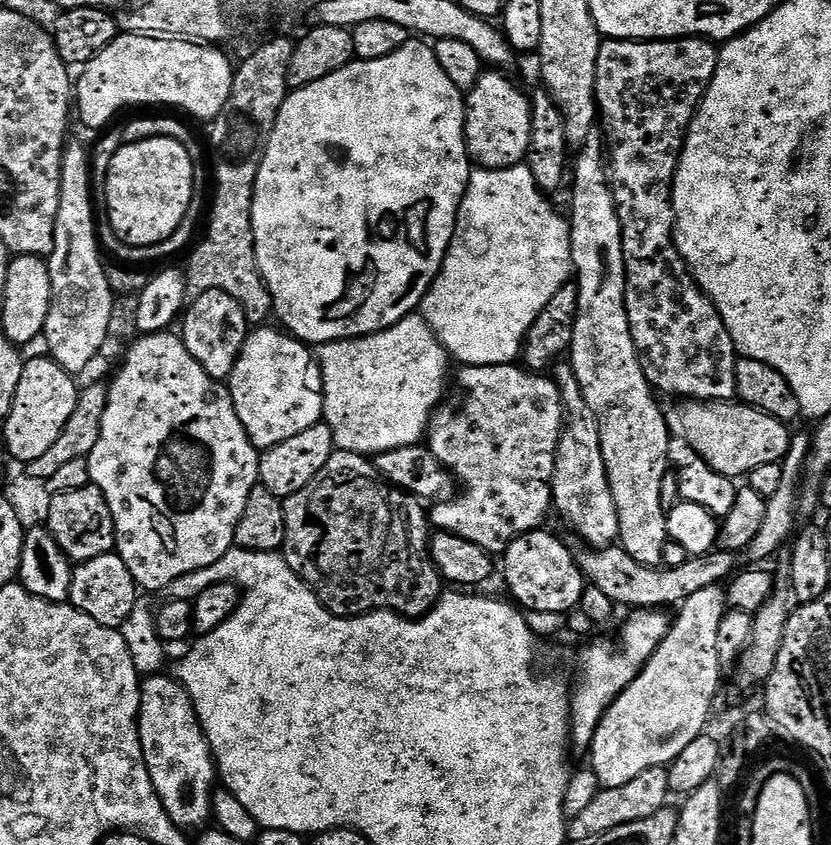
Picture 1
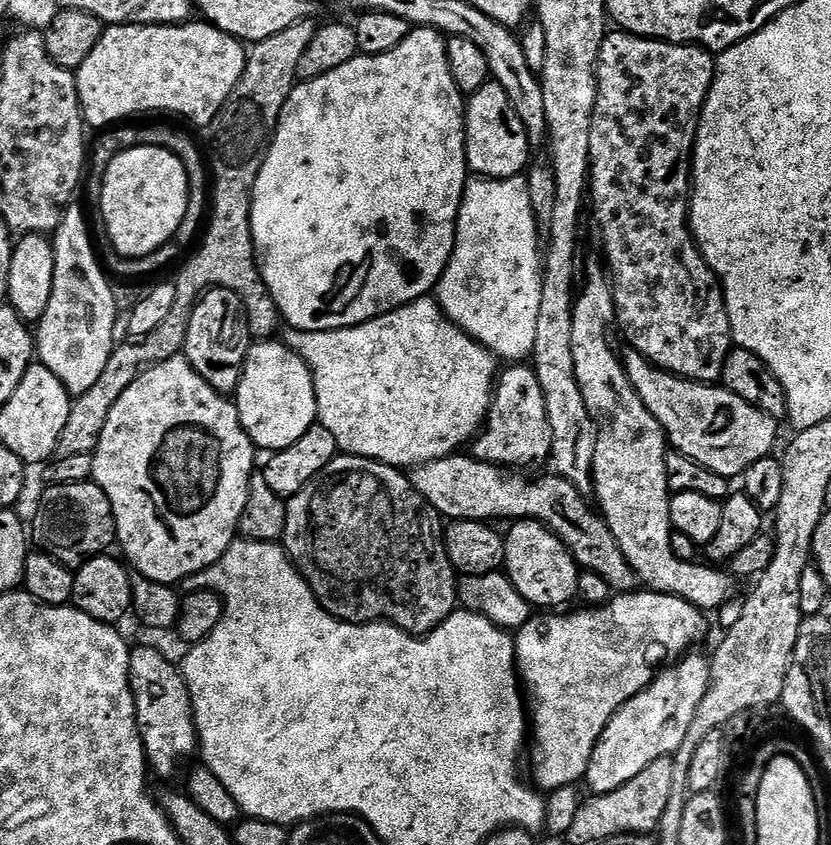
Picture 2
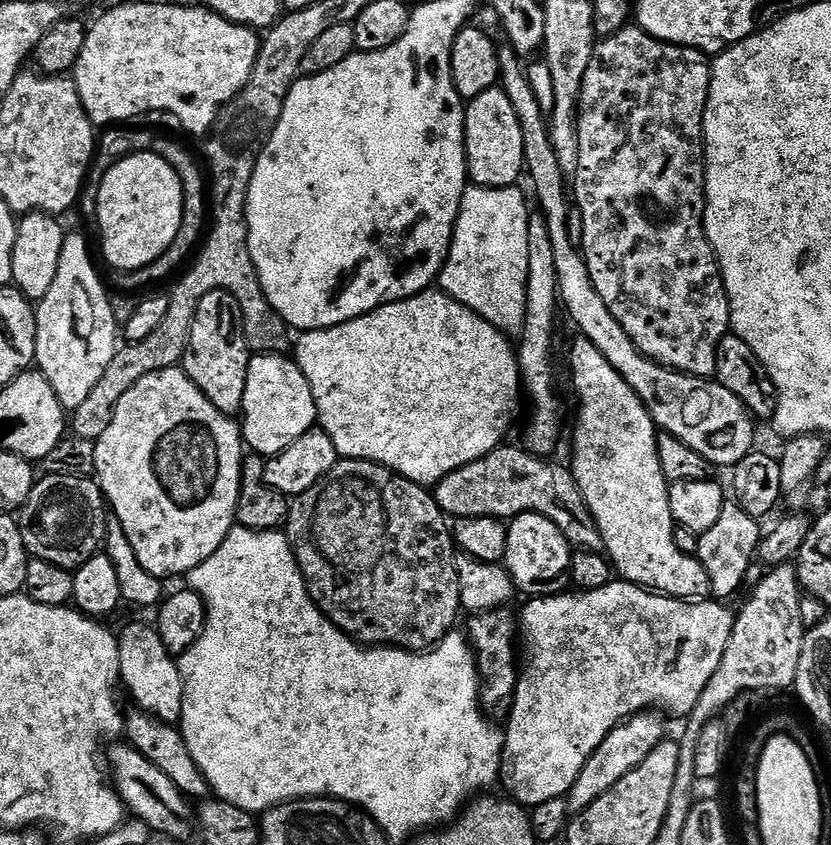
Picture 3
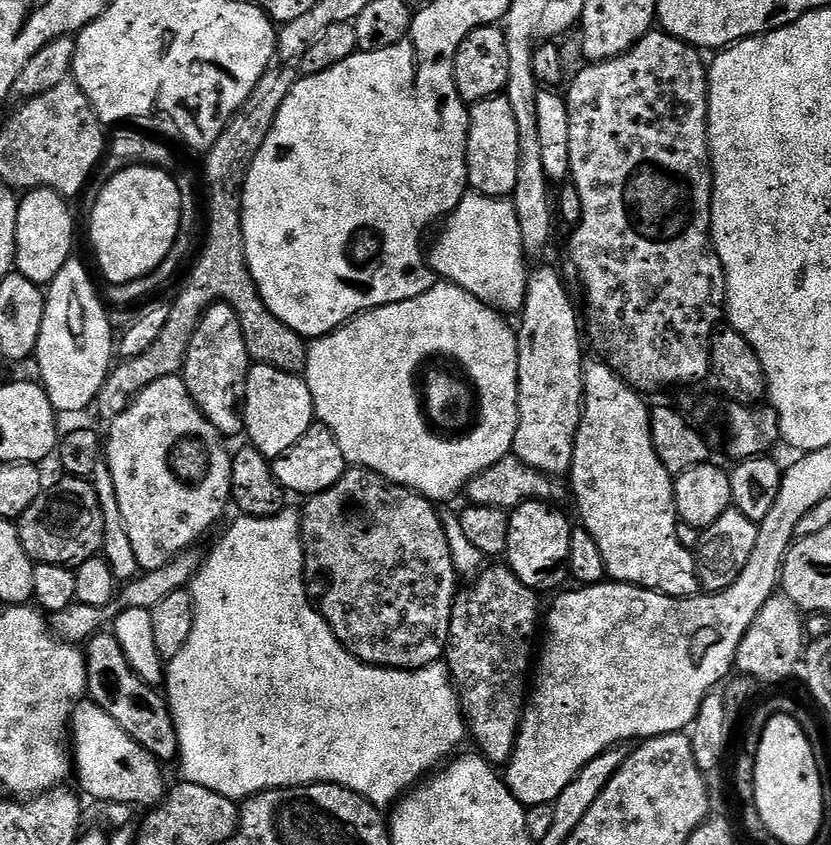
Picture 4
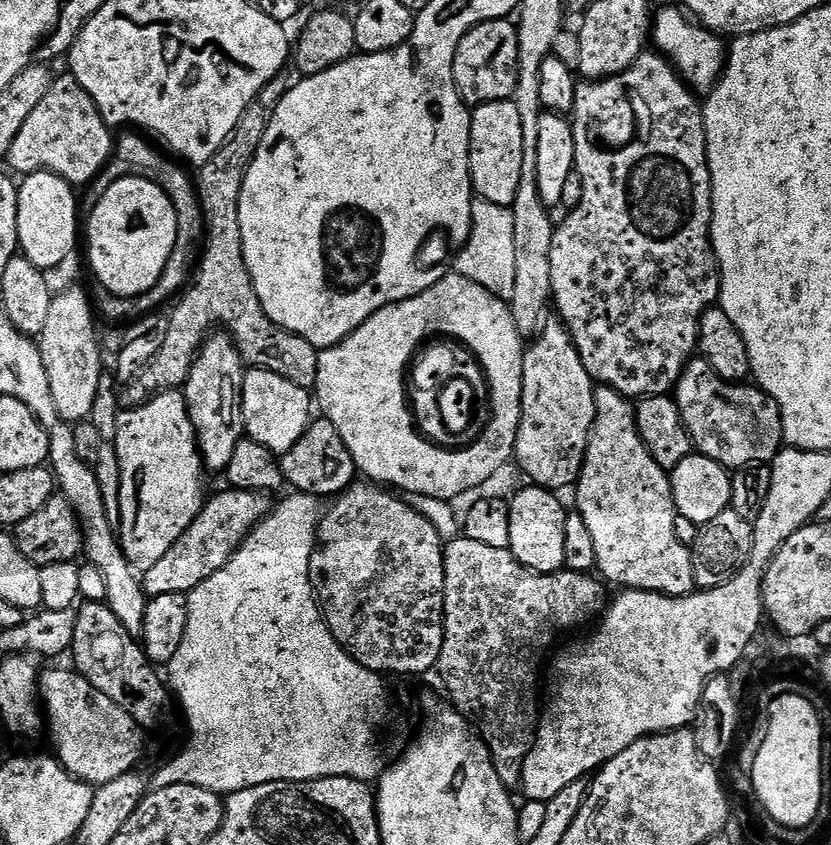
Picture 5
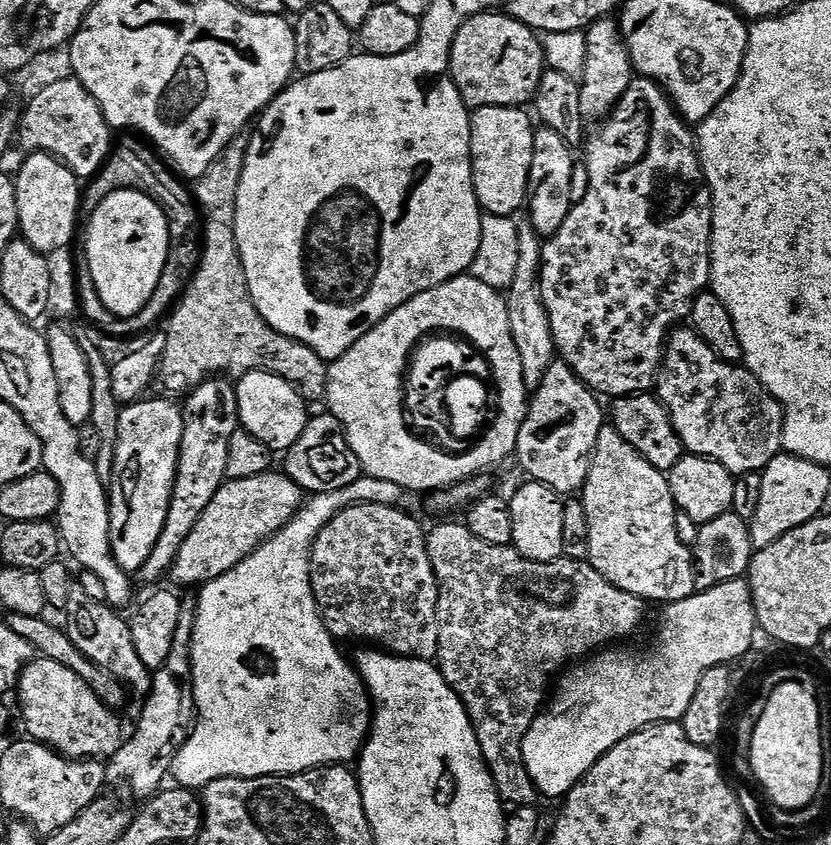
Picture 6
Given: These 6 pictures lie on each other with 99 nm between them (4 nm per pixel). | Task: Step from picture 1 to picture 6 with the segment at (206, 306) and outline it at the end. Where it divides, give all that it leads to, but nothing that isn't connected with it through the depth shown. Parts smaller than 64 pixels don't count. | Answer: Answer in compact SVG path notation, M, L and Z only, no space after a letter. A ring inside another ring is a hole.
M228 378L203 380L194 391L188 393L182 404L182 411L184 433L166 526L162 526L162 534L158 534L158 542L150 558L146 558L144 567L140 569L139 579L156 580L163 572L164 575L171 573L174 558L178 558L178 550L182 550L182 542L186 542L186 537L190 530L194 530L198 518L202 518L202 510L210 506L210 498L214 498L214 494L218 494L218 490L224 485L230 438L234 430L240 427L236 385Z

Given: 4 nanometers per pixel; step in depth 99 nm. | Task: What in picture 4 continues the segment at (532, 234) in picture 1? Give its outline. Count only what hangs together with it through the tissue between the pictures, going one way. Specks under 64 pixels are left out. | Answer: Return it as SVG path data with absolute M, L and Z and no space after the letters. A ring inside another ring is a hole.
M465 194L446 223L440 244L433 246L432 253L427 253L428 267L441 281L456 284L497 312L519 313L524 307L529 269L524 268L526 253L511 199Z

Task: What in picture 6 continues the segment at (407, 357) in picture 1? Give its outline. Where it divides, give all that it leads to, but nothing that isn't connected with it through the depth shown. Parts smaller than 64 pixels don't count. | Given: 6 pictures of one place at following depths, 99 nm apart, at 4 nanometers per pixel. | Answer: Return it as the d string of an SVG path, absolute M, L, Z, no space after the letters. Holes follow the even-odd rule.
M465 274L455 276L452 280L442 282L438 286L434 286L430 290L426 290L422 294L418 294L414 298L410 298L410 302L406 302L402 306L398 306L398 310L394 310L382 322L378 322L378 326L374 326L362 338L358 338L358 342L354 342L354 346L350 346L350 350L346 350L346 354L342 354L336 360L328 364L328 394L326 397L327 411L334 417L338 418L338 422L344 427L346 438L350 442L350 446L354 450L354 454L358 454L358 462L361 469L367 475L374 478L382 478L382 482L395 482L396 485L402 486L406 491L413 494L431 494L442 488L449 488L454 484L461 484L464 480L469 480L471 476L479 476L489 473L492 469L499 466L504 459L511 457L516 451L516 443L518 442L518 434L522 434L522 422L526 422L528 417L528 402L530 399L530 389L526 386L526 378L522 374L522 358L518 355L518 346L514 346L514 334L510 334L510 314L506 314L506 302L504 296L497 289L486 286L484 280L480 280L477 276ZM432 324L452 324L452 328L464 328L464 332L468 332L468 336L476 339L476 344L480 344L480 348L488 348L488 356L492 356L492 364L496 364L496 372L494 378L498 386L498 418L492 424L487 425L486 431L477 439L476 443L471 445L467 450L461 451L460 456L451 456L448 450L441 450L439 447L431 448L424 440L419 440L414 433L411 432L409 421L406 419L406 413L400 409L400 364L404 364L404 352L408 352L408 344L412 344L412 340L416 340L416 332L424 332L424 328L432 328Z

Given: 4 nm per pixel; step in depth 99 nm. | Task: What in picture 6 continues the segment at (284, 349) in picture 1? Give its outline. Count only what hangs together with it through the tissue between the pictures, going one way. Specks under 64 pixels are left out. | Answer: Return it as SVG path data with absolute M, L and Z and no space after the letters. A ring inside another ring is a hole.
M251 372L235 381L238 398L238 414L240 427L250 430L254 438L266 442L273 453L284 454L302 438L302 430L306 430L310 419L309 405L282 378L269 372Z

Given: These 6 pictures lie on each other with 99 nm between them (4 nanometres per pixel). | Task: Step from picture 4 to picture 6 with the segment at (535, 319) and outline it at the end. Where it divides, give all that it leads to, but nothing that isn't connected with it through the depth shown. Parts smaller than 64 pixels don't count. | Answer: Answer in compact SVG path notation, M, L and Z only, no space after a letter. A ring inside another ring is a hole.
M557 358L546 370L540 385L531 393L528 402L528 417L522 422L522 434L518 434L514 460L520 463L525 477L535 483L550 486L550 490L568 498L579 493L584 487L592 465L592 451L596 448L598 434L606 426L606 412L600 409L597 393L584 385Z

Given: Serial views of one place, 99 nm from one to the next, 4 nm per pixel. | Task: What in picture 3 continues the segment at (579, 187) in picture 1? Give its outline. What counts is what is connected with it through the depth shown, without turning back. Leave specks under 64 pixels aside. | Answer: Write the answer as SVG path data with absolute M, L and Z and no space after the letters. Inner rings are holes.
M576 338L576 341L572 344L572 349L568 352L568 368L572 371L572 384L576 387L577 398L580 399L580 421L576 424L576 437L572 440L573 452L572 461L570 461L572 476L578 482L578 490L582 490L582 498L586 498L586 506L590 510L590 514L594 518L598 530L602 534L602 542L604 543L603 551L606 553L608 559L612 561L613 569L619 575L621 572L624 575L621 577L629 584L639 584L642 588L655 590L666 596L674 596L677 600L691 600L696 602L701 598L707 597L712 591L712 583L706 574L706 570L695 556L682 554L682 550L678 550L678 546L674 542L676 524L672 519L672 511L670 510L670 498L668 497L669 483L662 474L662 462L658 462L658 442L656 441L658 429L656 423L652 421L652 416L646 410L646 406L638 398L638 394L634 394L634 390L630 390L626 378L622 378L622 374L618 374L618 370L614 370L614 366L610 366L610 362L606 362L606 357L602 355L602 350L598 350L598 346L594 346L594 342L583 338Z

